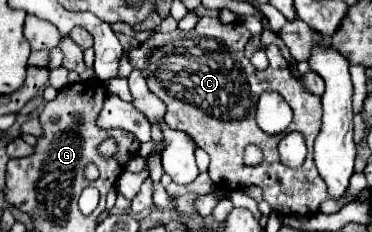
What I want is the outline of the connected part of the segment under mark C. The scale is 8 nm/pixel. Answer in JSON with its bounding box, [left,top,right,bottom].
[126,16,330,216]

